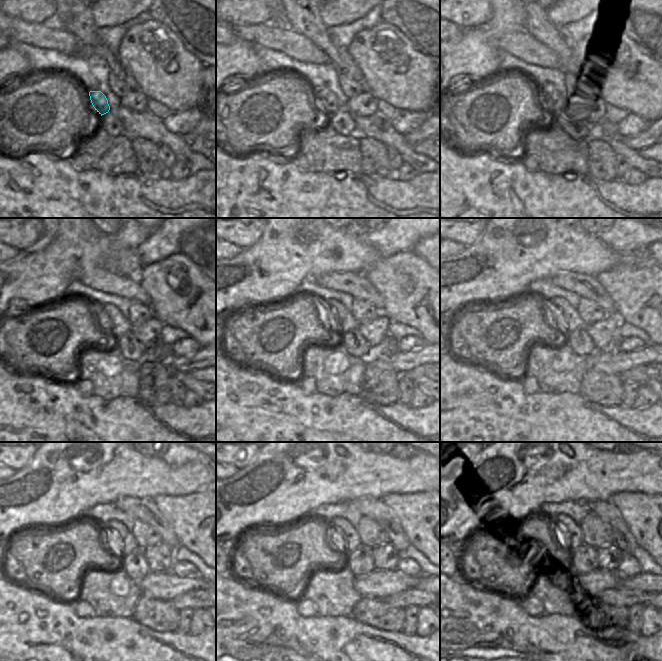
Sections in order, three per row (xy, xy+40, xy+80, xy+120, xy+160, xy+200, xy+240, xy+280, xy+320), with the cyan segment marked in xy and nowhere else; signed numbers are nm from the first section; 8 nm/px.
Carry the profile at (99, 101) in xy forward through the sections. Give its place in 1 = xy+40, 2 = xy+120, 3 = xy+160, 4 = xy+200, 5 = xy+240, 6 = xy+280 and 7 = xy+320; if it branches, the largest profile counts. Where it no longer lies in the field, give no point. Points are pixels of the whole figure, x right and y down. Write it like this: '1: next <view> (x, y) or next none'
1: next xy+40 (326, 99)
2: next xy+120 (117, 324)
3: next xy+160 (346, 322)
4: next xy+200 (570, 317)
5: next xy+240 (126, 542)
6: next xy+280 (350, 540)
7: next xy+320 (569, 527)

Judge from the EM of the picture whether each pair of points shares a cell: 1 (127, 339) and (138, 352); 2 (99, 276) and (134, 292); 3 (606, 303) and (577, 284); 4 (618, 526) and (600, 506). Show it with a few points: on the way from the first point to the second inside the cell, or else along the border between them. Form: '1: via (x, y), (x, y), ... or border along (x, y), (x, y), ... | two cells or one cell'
1: via (128, 342), (135, 349) | one cell
2: via (108, 282), (125, 287) | one cell
3: via (599, 297), (584, 285) | one cell
4: via (615, 521), (605, 511) | one cell

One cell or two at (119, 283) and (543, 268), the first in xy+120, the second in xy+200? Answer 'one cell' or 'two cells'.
two cells

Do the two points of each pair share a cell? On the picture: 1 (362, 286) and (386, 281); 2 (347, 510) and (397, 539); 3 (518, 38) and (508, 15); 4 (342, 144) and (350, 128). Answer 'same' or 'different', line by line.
1: different
2: different
3: different
4: different

